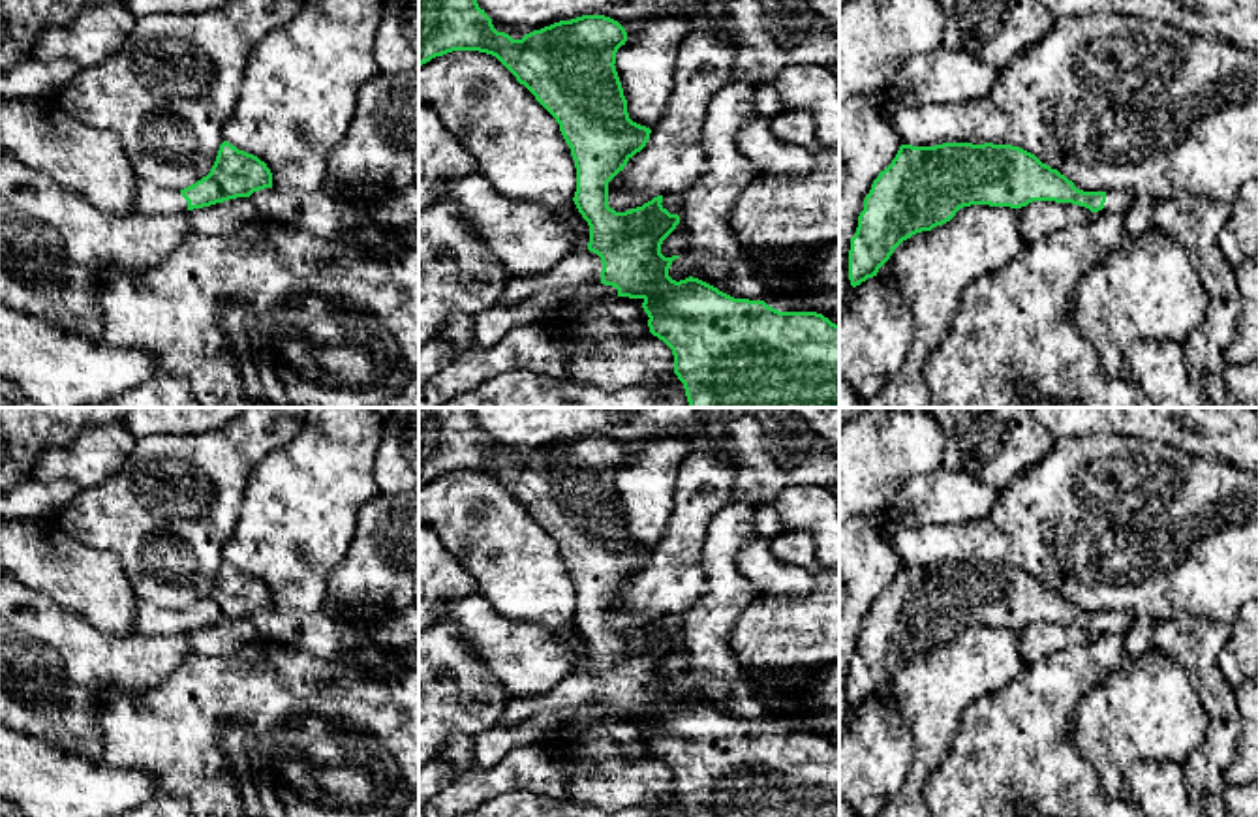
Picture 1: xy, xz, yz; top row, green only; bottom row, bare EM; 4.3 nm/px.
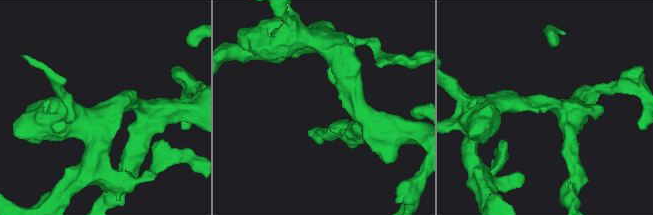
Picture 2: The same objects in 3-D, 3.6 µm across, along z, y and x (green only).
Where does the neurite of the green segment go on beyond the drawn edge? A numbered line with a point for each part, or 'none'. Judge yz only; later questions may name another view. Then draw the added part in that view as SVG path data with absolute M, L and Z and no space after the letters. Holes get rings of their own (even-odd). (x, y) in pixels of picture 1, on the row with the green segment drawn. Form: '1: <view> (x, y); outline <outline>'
1: yz (1119, 201); outline M1108 190L1102 210L1125 214L1132 207L1134 197L1136 195L1130 190Z

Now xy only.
1: xy (151, 200); outline M137 178L135 186L137 210L150 216L169 216L188 210L188 201L180 190L158 188L146 180Z

